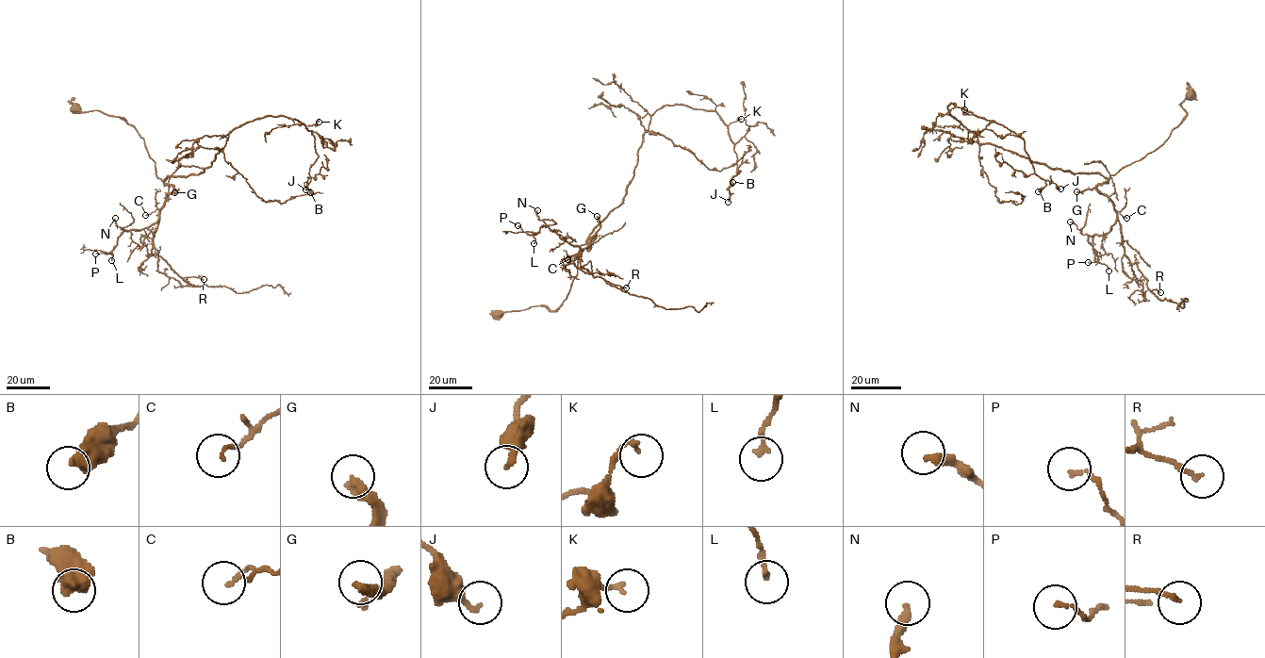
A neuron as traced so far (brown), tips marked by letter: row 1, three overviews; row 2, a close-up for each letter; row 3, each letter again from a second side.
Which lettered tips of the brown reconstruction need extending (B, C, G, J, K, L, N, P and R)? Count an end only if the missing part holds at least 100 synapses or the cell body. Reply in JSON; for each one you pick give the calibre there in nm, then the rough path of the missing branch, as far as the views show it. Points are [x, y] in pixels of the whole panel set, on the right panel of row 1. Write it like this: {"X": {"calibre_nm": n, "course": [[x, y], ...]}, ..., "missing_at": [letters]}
{"G": {"calibre_nm": 360, "course": [[1076, 191], [1064, 186], [1062, 189], [1050, 177], [1044, 154], [1044, 142], [1057, 128], [1065, 107], [1074, 102]]}, "missing_at": ["G"]}

